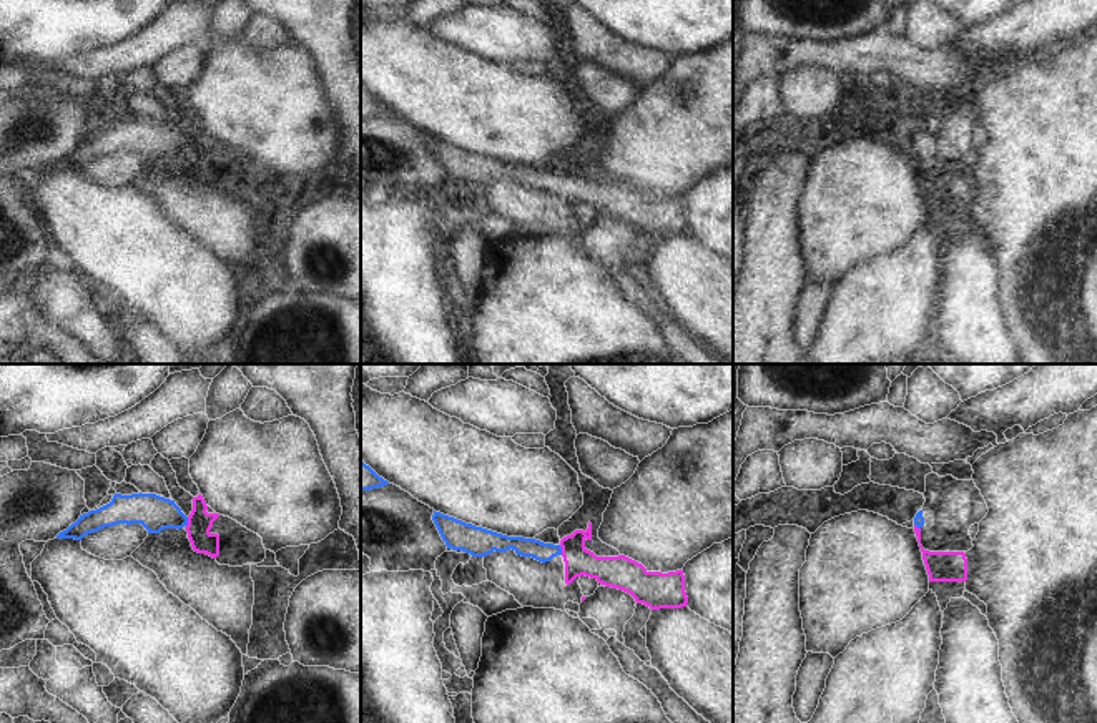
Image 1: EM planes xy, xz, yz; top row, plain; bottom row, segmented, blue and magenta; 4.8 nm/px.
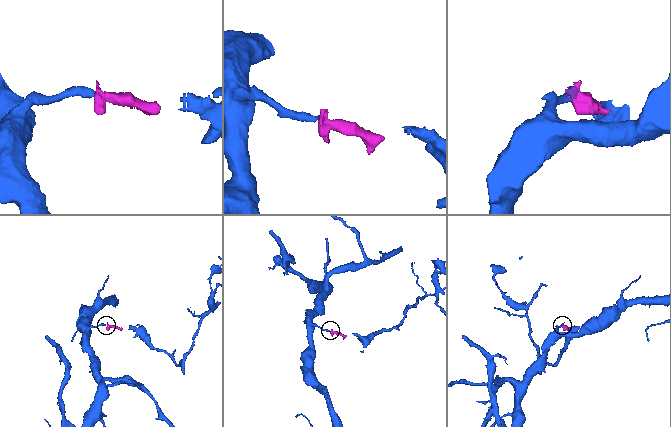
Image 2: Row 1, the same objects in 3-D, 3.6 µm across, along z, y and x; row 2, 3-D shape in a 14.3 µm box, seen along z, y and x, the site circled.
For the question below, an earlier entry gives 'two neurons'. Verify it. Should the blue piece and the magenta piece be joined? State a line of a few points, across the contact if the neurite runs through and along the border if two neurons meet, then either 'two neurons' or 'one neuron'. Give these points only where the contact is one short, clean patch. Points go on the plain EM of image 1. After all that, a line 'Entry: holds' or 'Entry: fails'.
line xz (527, 175), (560, 178), (569, 178), (579, 188); one neuron
Entry: fails

